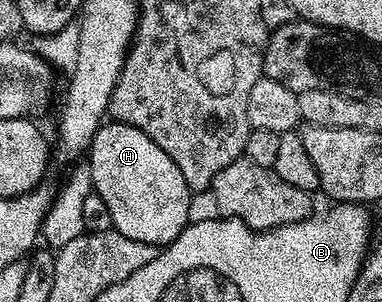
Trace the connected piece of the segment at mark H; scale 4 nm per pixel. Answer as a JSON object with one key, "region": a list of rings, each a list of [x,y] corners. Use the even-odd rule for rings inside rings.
{"region":[[[106,121],[94,135],[88,148],[89,155],[88,166],[94,182],[93,194],[104,197],[104,205],[108,205],[108,213],[112,213],[113,230],[132,241],[155,245],[165,245],[180,237],[180,233],[188,225],[188,201],[192,192],[186,186],[184,173],[176,169],[176,161],[172,161],[172,157],[168,157],[168,153],[164,153],[164,149],[160,149],[160,145],[152,141],[152,137],[140,133],[140,129],[127,123]]]}

